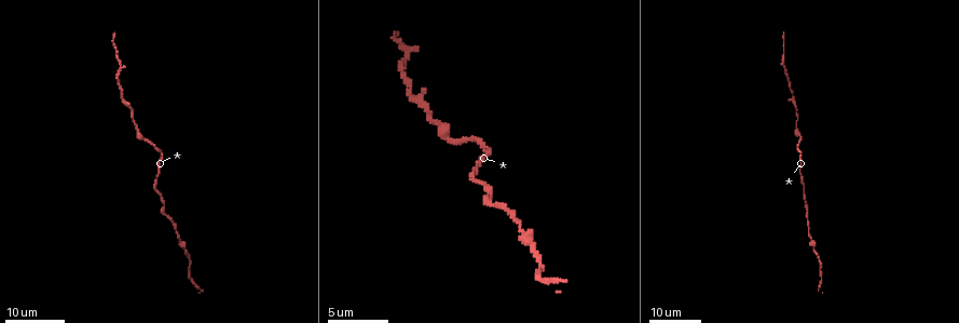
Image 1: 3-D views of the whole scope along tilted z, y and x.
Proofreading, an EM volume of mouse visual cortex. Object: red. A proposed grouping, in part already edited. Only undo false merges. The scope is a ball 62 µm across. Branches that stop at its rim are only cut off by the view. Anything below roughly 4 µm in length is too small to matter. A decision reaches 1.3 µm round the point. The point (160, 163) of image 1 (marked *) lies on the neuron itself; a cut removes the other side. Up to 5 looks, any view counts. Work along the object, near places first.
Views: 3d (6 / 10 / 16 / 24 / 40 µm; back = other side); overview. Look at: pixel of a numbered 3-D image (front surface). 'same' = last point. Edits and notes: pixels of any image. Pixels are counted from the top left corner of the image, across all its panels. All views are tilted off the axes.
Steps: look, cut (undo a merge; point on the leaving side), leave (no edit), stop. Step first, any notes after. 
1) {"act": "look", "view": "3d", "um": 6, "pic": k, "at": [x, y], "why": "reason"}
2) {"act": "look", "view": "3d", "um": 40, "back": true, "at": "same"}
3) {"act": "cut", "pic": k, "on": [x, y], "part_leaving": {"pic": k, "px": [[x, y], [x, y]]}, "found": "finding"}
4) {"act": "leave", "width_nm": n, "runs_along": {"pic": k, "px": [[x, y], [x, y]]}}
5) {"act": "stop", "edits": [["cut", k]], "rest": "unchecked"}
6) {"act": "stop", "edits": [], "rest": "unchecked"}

{"act": "look", "view": "3d", "um": 16, "pic": 1, "at": [137, 130], "why": "sudden change in width"}

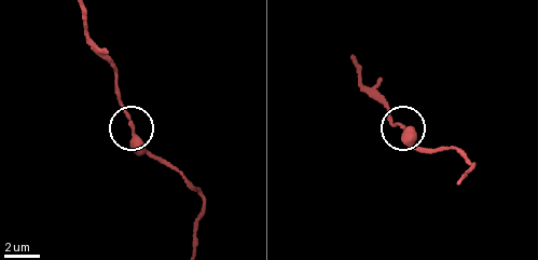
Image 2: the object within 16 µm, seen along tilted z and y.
{"act": "look", "view": "3d", "um": 10, "pic": 2, "at": [132, 130], "why": "zoom in"}

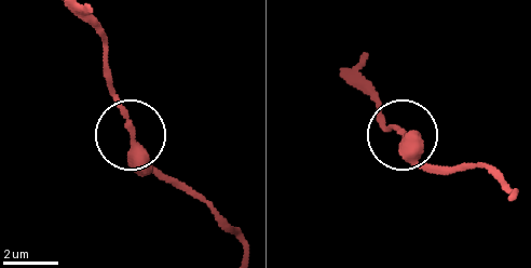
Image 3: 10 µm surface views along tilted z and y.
{"act": "leave", "width_nm": 320, "found": "all the same neuron"}

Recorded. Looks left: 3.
{"act": "look", "view": "3d", "um": 24, "pic": 1, "at": [406, 50]}

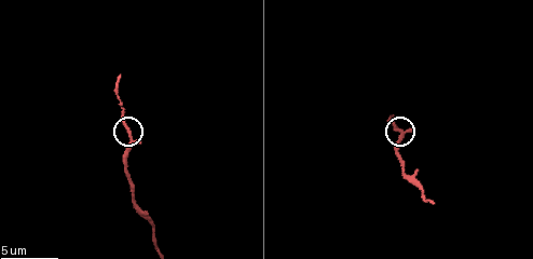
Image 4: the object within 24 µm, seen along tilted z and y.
{"act": "look", "view": "3d", "um": 10, "pic": 4, "at": [129, 133], "why": "zoom in"}

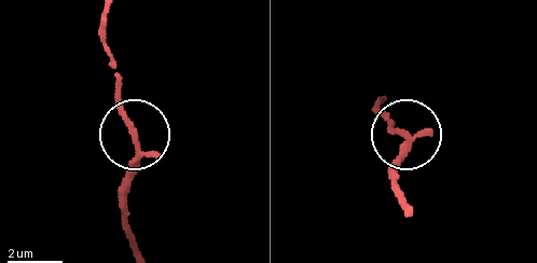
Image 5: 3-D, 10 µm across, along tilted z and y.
{"act": "leave", "runs_along": {"pic": 5, "px": [[138, 249], [124, 220], [138, 134], [110, 49]]}, "found": "one neuron here"}

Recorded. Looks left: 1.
{"act": "stop", "edits": [], "rest": "unchecked"}

